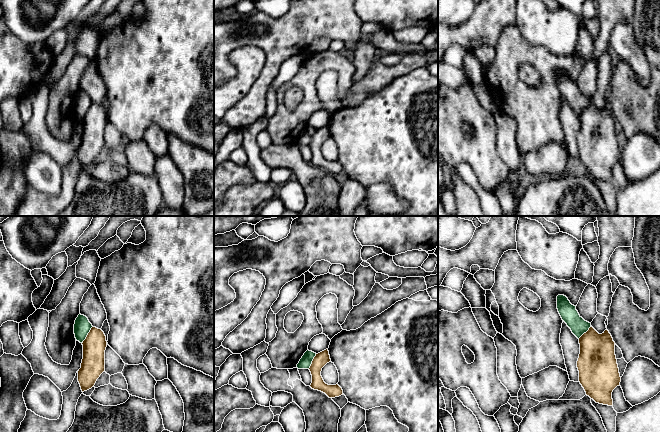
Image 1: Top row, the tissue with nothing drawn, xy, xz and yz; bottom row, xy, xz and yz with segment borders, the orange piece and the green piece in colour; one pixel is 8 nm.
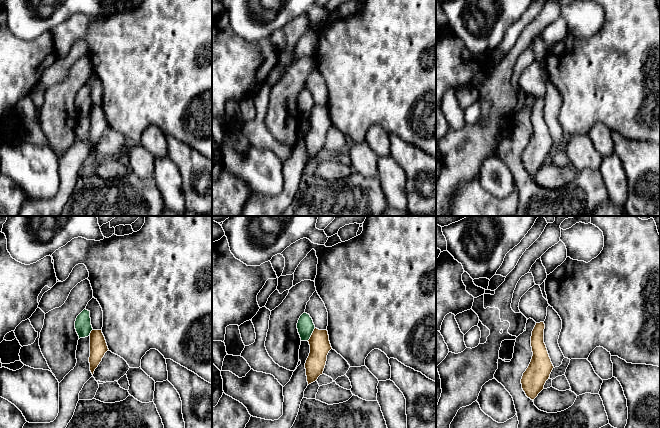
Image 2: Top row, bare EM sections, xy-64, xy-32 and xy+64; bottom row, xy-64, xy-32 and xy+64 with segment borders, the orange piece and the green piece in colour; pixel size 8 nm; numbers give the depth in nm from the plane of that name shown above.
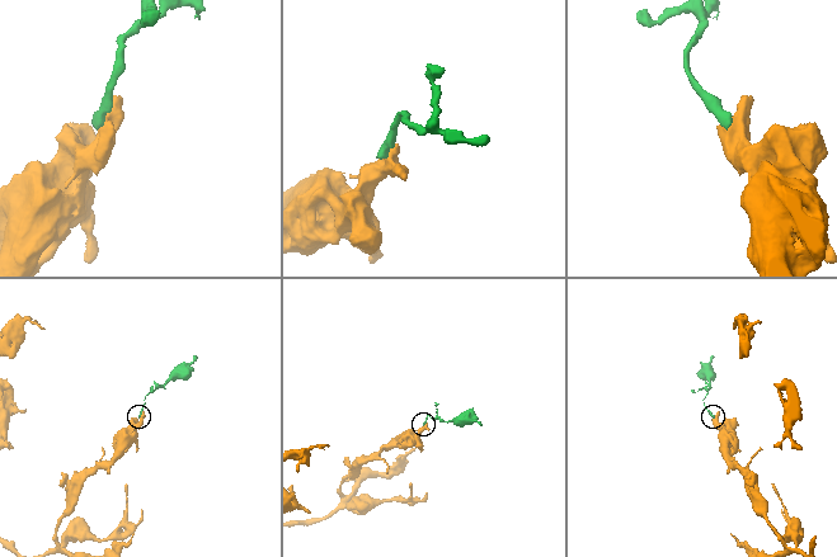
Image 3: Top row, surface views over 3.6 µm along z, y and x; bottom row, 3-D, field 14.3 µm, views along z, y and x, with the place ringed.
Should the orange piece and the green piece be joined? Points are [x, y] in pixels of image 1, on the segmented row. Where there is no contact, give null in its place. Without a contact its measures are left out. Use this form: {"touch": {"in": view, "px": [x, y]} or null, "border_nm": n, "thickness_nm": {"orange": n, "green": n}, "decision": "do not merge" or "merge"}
{"touch": {"in": "xy", "px": [87, 335]}, "border_nm": 170, "thickness_nm": {"orange": 190, "green": 140}, "decision": "do not merge"}

